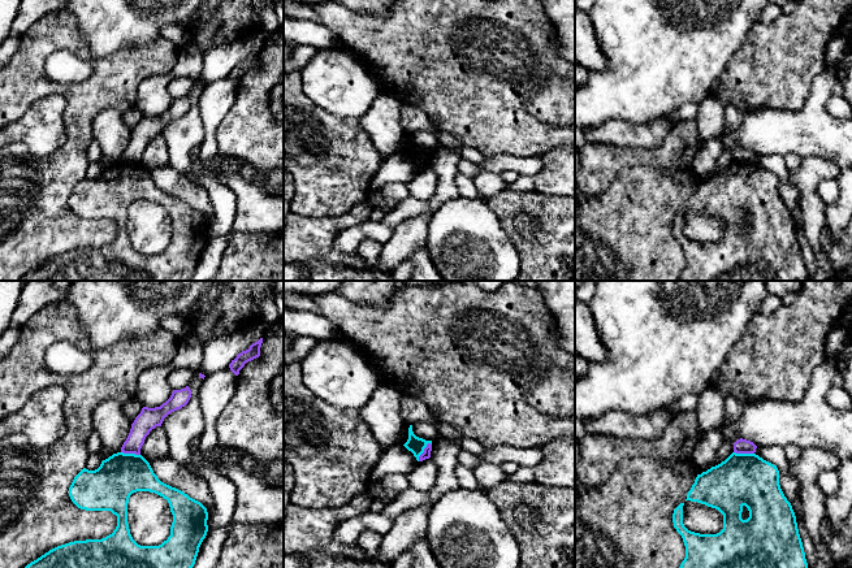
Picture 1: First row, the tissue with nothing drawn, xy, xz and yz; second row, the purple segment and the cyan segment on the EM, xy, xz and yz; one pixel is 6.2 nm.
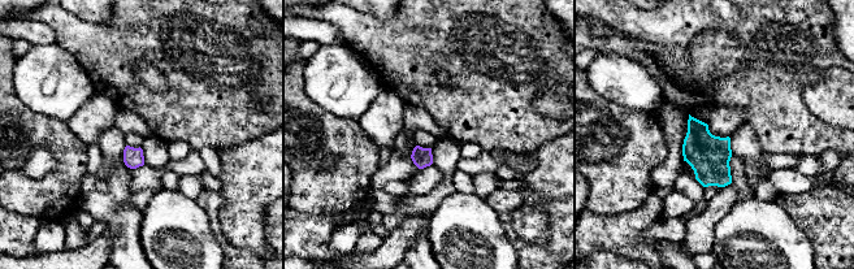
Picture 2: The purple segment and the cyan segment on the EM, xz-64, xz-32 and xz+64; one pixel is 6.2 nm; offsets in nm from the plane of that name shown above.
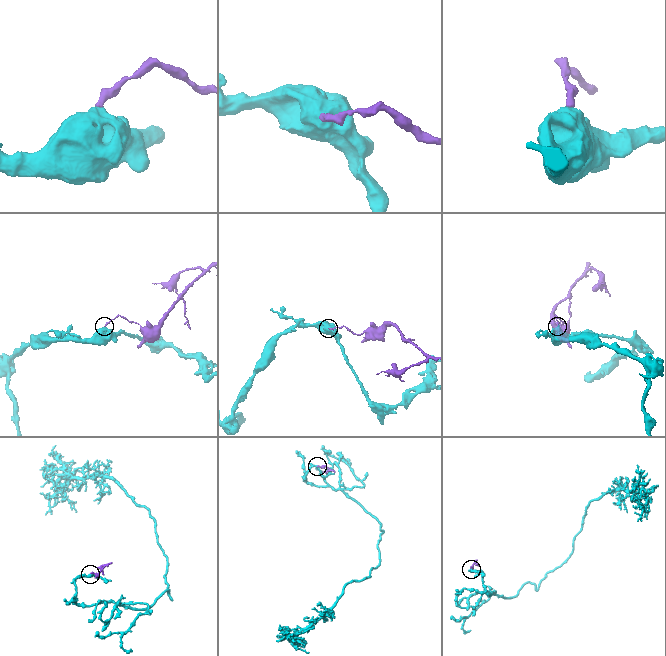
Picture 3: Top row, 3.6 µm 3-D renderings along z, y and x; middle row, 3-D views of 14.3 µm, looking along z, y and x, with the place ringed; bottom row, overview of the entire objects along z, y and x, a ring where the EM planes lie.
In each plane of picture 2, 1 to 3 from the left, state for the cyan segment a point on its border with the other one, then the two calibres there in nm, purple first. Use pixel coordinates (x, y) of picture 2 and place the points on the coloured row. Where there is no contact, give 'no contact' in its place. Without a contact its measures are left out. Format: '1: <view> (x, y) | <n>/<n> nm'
1: no contact
2: no contact
3: no contact

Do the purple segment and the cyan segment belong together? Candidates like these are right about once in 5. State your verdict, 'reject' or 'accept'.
reject

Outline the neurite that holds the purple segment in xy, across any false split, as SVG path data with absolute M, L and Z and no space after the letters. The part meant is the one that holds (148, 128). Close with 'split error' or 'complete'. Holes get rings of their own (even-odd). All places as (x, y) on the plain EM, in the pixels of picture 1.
M186 95L181 99L173 99L170 107L160 116L143 116L140 122L131 133L130 142L121 156L121 161L140 164L140 157L150 140L156 135L161 135L164 127L169 122L185 116L189 112L190 107L191 99L189 95Z | complete

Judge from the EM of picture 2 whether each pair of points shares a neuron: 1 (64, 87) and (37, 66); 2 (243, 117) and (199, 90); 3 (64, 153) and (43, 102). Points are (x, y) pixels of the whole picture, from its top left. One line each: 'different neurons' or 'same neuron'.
1: same neuron
2: same neuron
3: different neurons

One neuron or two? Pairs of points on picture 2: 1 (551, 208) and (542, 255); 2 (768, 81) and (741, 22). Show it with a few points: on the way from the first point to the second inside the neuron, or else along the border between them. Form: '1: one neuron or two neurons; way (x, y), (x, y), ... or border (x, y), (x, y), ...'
1: one neuron; way (556, 220), (556, 241), (554, 243)
2: one neuron; way (767, 65), (764, 43), (757, 34)

